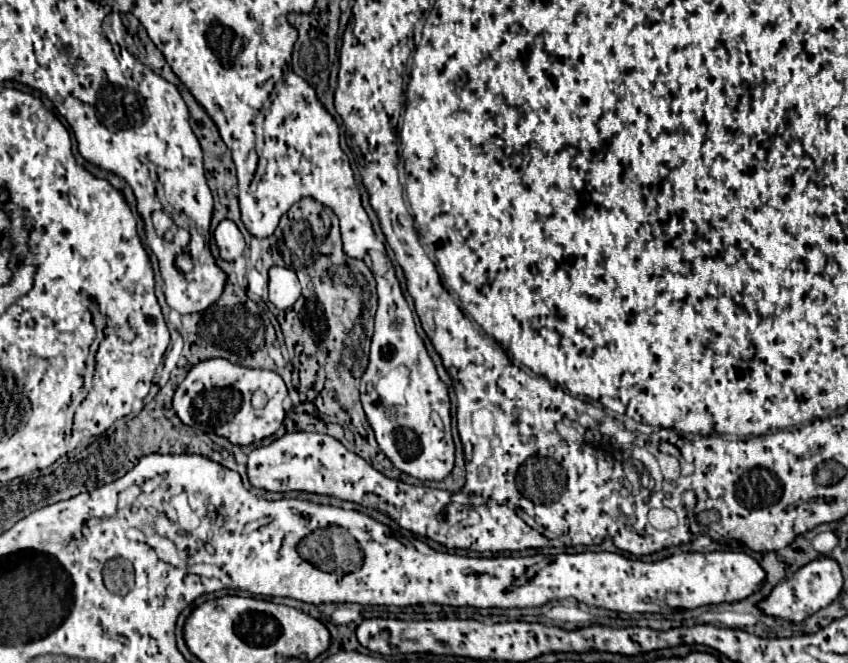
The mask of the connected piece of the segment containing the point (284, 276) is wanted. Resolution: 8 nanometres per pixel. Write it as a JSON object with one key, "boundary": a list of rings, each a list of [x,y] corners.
{"boundary":[[[274,266],[269,270],[268,297],[275,308],[285,310],[301,296],[301,286],[296,272],[287,267]]]}

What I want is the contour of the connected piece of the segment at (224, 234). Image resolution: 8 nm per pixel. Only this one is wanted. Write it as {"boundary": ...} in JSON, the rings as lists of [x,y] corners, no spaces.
{"boundary":[[[221,220],[213,232],[213,238],[215,238],[215,244],[219,248],[221,260],[235,262],[239,256],[243,256],[245,240],[243,240],[243,234],[239,232],[239,228],[233,220]]]}

